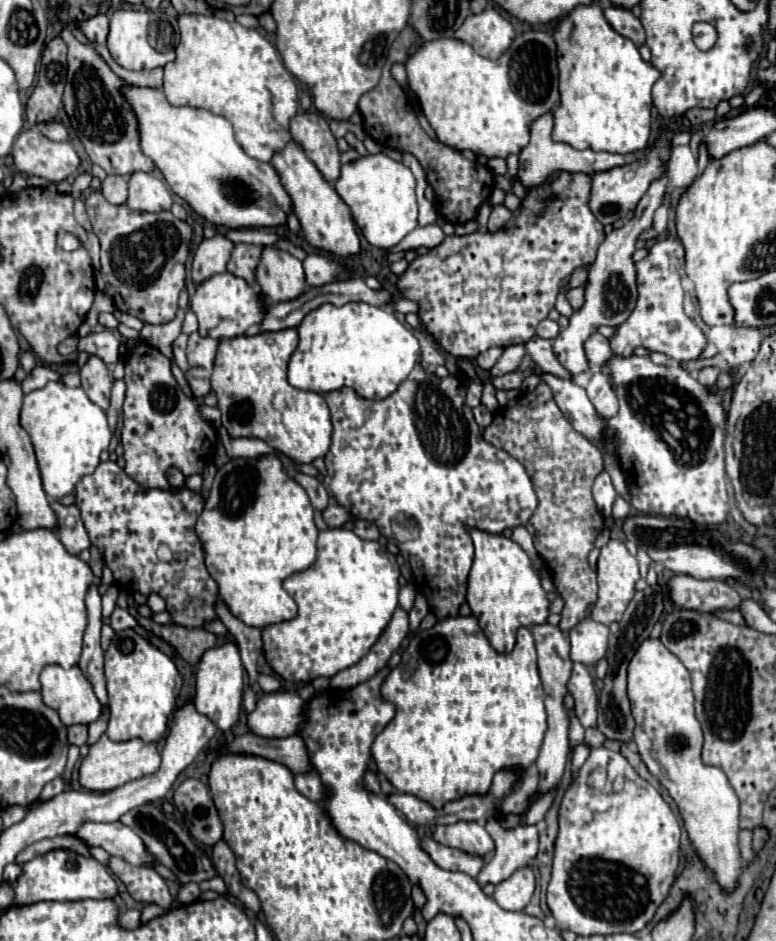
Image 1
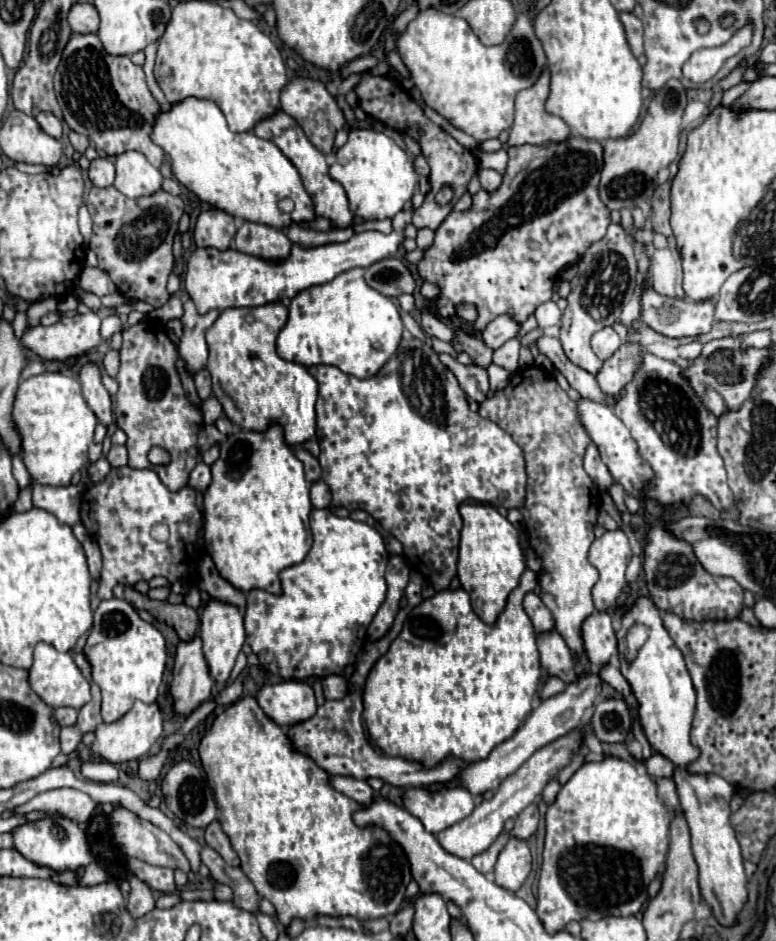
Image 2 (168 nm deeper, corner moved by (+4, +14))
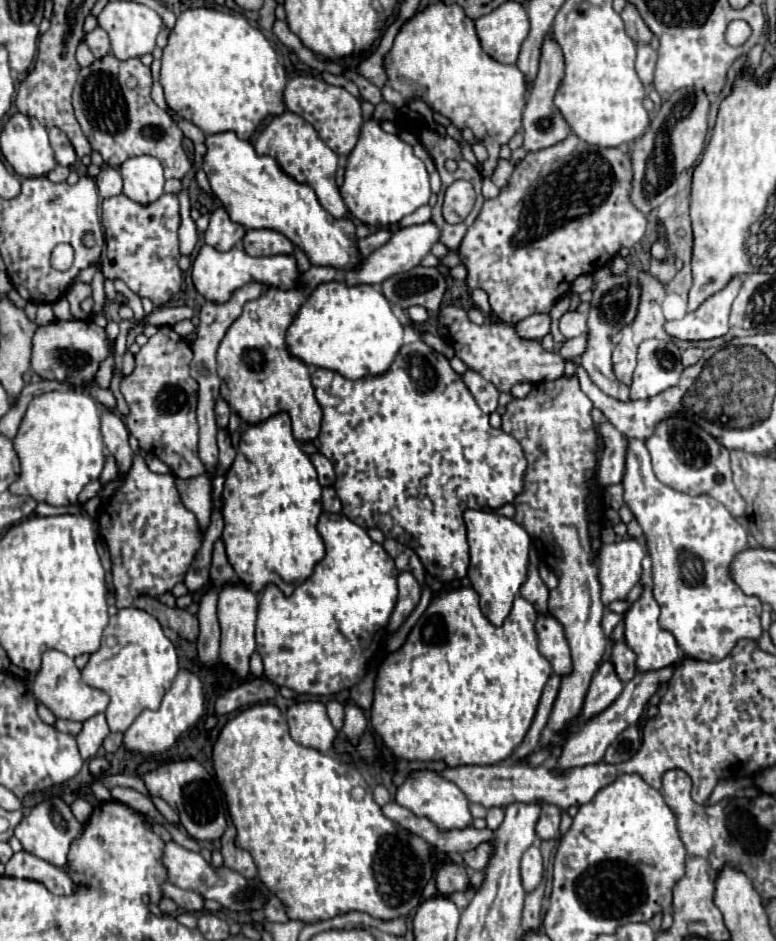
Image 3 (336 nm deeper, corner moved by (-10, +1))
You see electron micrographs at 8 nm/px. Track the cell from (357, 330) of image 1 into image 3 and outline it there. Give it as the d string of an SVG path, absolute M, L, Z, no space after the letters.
M334 280L328 284L326 282L320 284L300 306L300 312L296 314L292 326L288 328L286 346L294 358L306 362L308 366L334 370L350 380L360 380L360 378L366 378L368 374L380 376L386 370L390 370L394 358L398 356L398 350L404 346L402 336L404 336L404 326L394 316L390 302L374 286L360 284L360 286L350 288L350 286Z

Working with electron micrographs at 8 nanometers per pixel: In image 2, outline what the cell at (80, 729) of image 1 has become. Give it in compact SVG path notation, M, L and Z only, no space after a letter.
M58 707L58 709L54 709L54 717L56 717L60 727L66 727L66 725L74 725L76 723L78 711L72 709L72 707Z

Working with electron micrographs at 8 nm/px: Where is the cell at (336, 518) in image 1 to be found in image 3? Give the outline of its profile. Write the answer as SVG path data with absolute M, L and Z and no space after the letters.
M324 488L321 496L322 506L324 506L324 512L328 514L338 514L342 510L342 504L338 502L338 496L334 492L334 488Z

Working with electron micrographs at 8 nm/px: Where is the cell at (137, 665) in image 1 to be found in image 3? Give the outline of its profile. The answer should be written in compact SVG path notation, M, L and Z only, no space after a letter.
M130 606L118 610L110 618L104 630L102 646L90 656L86 668L82 670L82 680L110 696L110 704L106 708L108 726L112 732L126 732L142 710L158 710L176 674L176 646L164 636L162 626L154 616Z

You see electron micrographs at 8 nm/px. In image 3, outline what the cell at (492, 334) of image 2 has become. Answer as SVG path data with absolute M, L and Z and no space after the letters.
M534 314L516 324L518 338L542 342L542 338L550 332L550 316L548 314Z

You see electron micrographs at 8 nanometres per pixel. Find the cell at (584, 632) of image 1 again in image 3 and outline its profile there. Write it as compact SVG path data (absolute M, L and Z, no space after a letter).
M624 640L614 642L610 662L614 662L616 674L624 684L634 678L634 674L636 674L636 654Z

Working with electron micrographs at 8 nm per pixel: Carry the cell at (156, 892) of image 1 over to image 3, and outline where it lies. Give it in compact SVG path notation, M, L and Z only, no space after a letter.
M164 882L162 884L162 894L170 900L174 900L182 910L186 912L200 912L202 910L202 904L204 904L204 898L198 894L198 892L192 892L192 890L184 890L184 888L178 888L170 882Z

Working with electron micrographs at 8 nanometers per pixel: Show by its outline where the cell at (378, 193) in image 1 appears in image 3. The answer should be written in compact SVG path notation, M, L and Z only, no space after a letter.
M374 120L366 122L360 140L346 160L346 176L340 194L350 214L370 228L392 228L404 216L416 212L430 200L430 178L426 166L414 156L412 146L396 134L386 134Z

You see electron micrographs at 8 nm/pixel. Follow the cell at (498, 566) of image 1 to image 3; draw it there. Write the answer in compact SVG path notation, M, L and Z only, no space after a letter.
M466 510L464 522L468 528L468 544L470 544L470 568L468 568L470 584L480 596L482 614L494 626L502 626L502 622L512 610L514 598L520 594L522 584L528 578L532 540L526 534L526 530L518 526L514 520L498 516L494 512Z

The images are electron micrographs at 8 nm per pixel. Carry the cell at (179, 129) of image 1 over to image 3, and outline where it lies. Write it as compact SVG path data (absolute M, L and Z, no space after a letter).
M220 132L220 134L206 134L206 154L202 158L202 170L208 176L210 188L214 196L226 206L226 212L230 214L232 222L238 222L240 226L252 230L252 228L268 228L284 234L292 244L302 248L312 264L318 266L334 266L338 270L350 270L356 268L362 258L356 252L356 236L354 236L354 224L350 218L336 220L332 214L328 214L314 190L306 184L296 182L290 178L280 166L276 158L270 156L260 156L254 146L248 140L240 140L234 132Z

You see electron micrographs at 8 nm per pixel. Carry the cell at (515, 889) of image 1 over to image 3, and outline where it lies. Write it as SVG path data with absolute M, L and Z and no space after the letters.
M532 844L524 852L522 862L520 862L520 874L522 874L522 886L526 892L532 892L540 884L544 868L542 868L542 854L536 844Z

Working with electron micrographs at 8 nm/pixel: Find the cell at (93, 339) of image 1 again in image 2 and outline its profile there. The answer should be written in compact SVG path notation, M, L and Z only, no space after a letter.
M90 311L88 315L74 315L74 317L62 317L60 321L56 321L54 325L36 325L36 327L26 327L24 335L20 339L24 349L30 349L32 353L40 355L46 361L64 361L68 357L76 357L82 355L94 347L98 347L102 343L100 337L100 317Z

